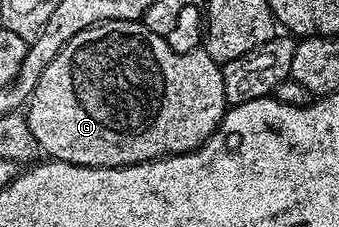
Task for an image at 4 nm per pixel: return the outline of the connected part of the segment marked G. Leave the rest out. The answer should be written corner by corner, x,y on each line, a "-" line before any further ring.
117,20
116,22
99,22
96,26
85,28
63,45
61,52
57,52
57,56
53,56
53,60
41,72
41,80
37,80
37,88
26,107
25,117
29,124
29,132
33,132
40,151
48,159
56,162
68,162
74,166
121,168
122,166
136,166
142,162
154,162
156,158
169,158
173,154
188,154
206,142
207,137
221,124
228,109
225,80
220,63
212,60
206,50
196,48
189,52
177,52
173,48
169,48
169,44
165,40
161,40
161,36
157,36
157,32
144,26
142,21

